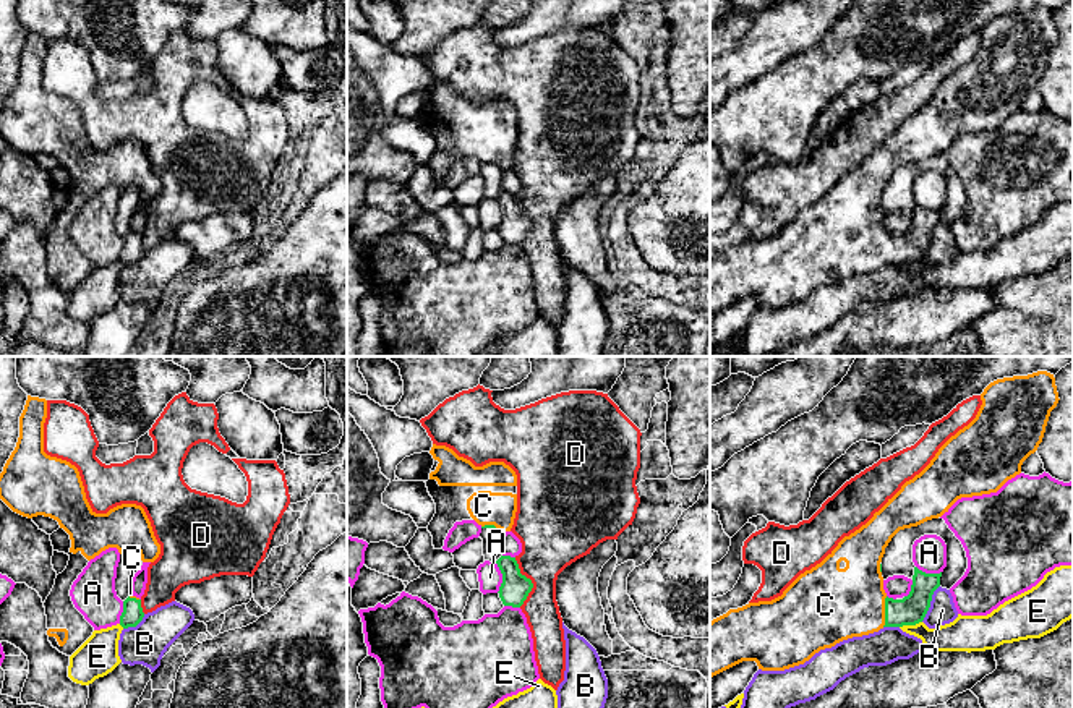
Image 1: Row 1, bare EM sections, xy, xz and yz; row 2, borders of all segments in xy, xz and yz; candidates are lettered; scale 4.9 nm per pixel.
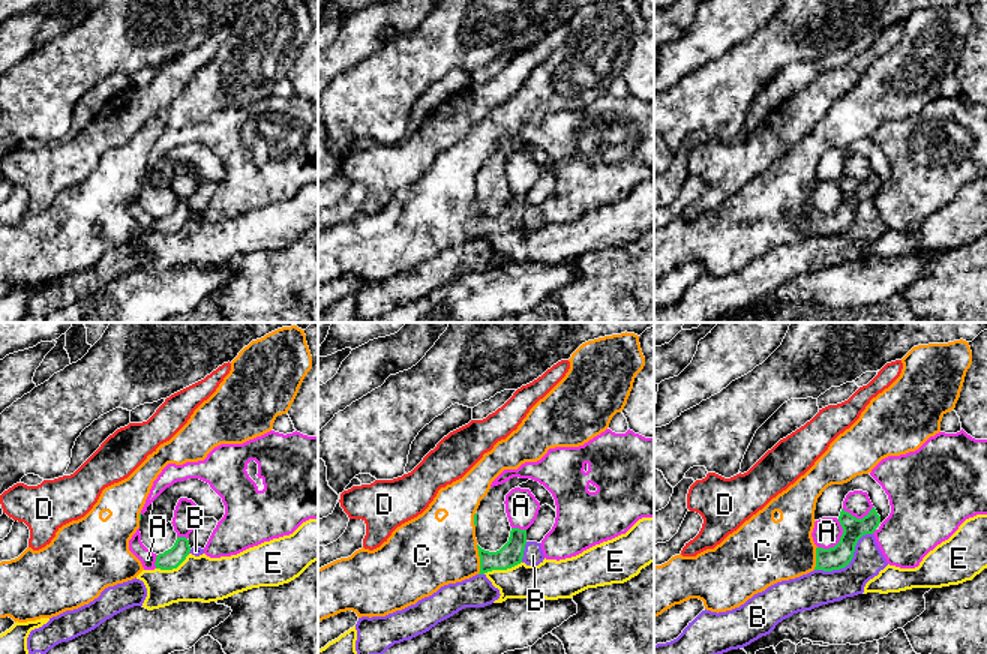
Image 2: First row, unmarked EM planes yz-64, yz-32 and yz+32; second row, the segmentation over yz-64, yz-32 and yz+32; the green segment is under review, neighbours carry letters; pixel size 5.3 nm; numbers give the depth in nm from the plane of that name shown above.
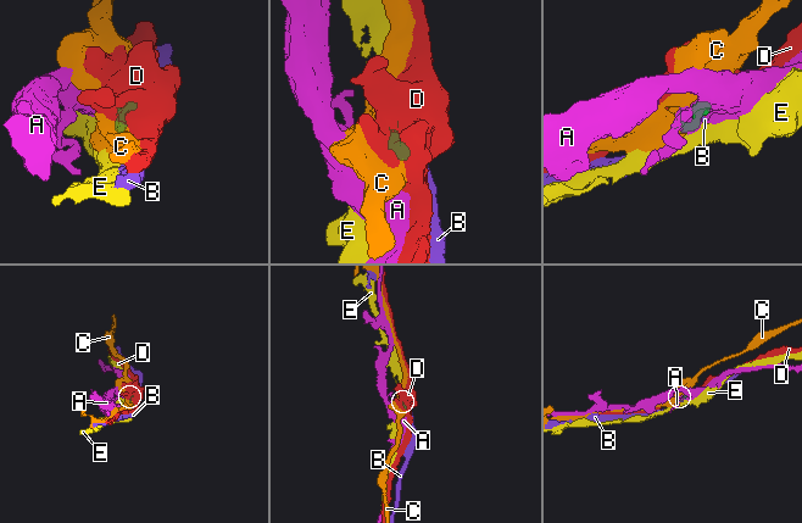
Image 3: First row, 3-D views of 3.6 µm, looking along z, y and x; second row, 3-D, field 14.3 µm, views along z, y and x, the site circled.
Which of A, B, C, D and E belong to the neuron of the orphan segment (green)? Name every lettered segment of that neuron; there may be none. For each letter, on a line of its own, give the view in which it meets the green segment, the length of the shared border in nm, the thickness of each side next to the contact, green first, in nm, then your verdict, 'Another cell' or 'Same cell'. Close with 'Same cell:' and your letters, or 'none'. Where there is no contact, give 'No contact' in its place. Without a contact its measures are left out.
A: Touches green in xz. Shared border 150 nm. Thickness 140 nm (green) against 120 nm. Another cell
B: Touches green in yz. Shared border 200 nm. Thickness 150 nm (green) against 130 nm. Another cell
C: Touches green in yz. Shared border 150 nm. Thickness 150 nm (green) against 360 nm. Same cell
D: Touches green in xz. Shared border 260 nm. Thickness 140 nm (green) against 320 nm. Another cell
E: Touches green in yz. Shared border 120 nm. Thickness 150 nm (green) against 160 nm. Another cell
Same cell: C

